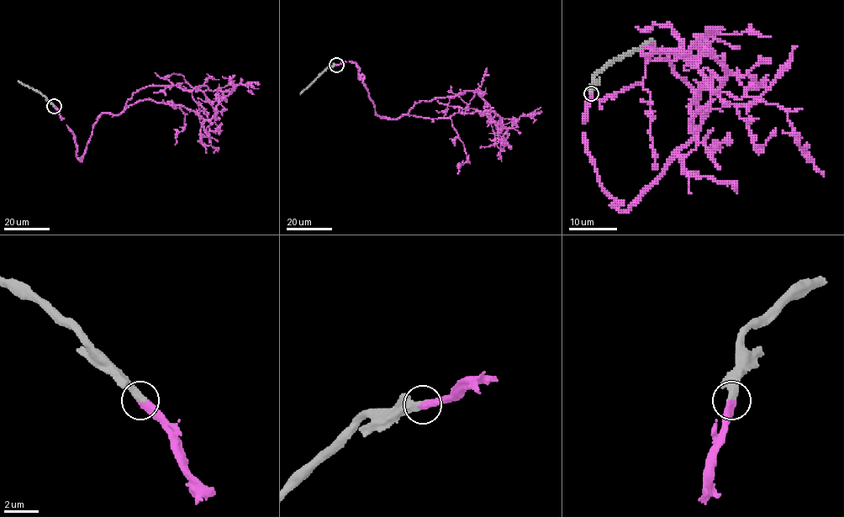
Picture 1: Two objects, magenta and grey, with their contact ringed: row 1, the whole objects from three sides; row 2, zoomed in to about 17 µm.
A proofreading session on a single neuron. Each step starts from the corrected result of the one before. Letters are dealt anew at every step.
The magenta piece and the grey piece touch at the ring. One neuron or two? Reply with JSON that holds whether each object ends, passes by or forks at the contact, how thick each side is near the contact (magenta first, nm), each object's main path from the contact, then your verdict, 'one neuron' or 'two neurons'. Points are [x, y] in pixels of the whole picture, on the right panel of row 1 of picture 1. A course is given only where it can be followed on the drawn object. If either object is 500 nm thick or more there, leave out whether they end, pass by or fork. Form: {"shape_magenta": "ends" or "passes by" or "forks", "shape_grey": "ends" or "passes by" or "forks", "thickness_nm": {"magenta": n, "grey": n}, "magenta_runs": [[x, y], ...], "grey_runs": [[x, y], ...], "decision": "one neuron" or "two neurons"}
{"shape_magenta": "ends", "shape_grey": "ends", "thickness_nm": {"magenta": 480, "grey": 480}, "magenta_runs": [[592, 93], [587, 150], [625, 210], [706, 110], [667, 51], [643, 55], [678, 50], [751, 104], [796, 45]], "grey_runs": [[592, 93], [593, 76], [596, 73], [654, 40]], "decision": "one neuron"}

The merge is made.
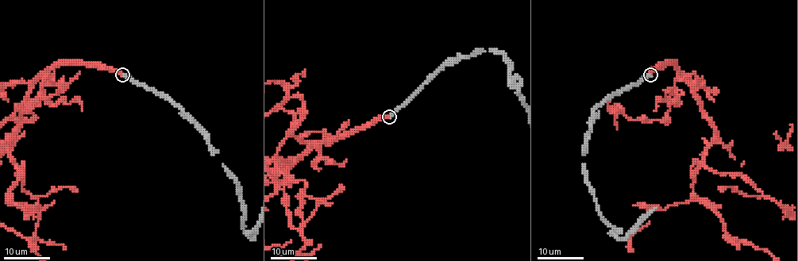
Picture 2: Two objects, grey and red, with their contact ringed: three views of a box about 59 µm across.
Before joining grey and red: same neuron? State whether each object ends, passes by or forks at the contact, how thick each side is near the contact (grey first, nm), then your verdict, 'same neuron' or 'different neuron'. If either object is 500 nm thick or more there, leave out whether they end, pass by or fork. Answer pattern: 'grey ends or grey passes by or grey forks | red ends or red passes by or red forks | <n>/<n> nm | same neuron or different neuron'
grey ends | red ends | 400/120 nm | different neuron

